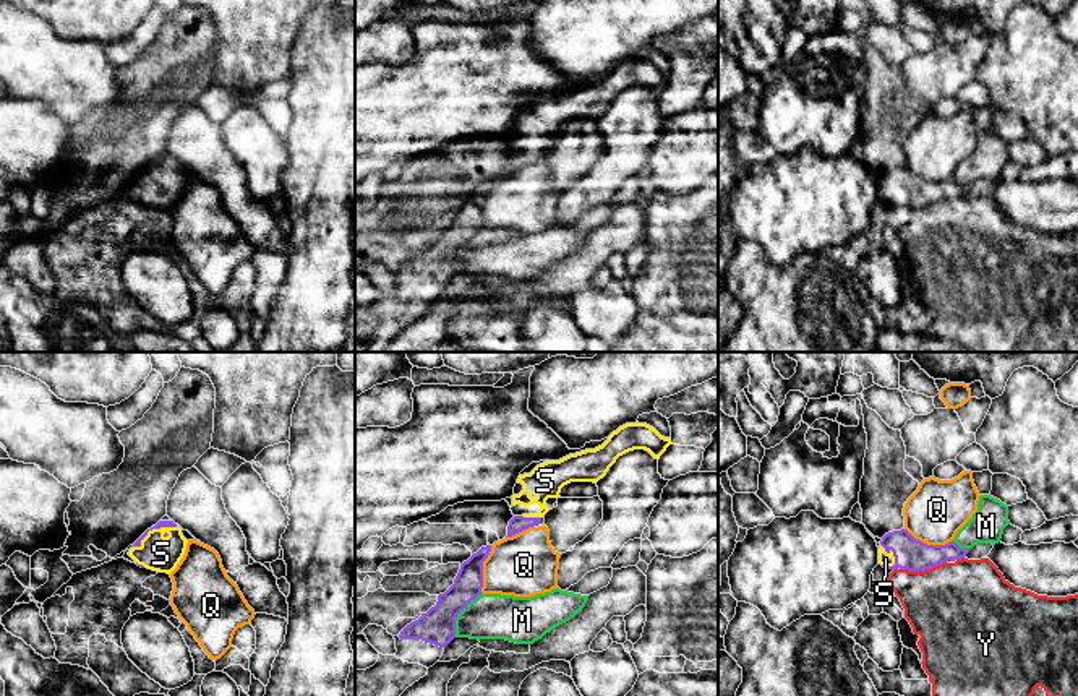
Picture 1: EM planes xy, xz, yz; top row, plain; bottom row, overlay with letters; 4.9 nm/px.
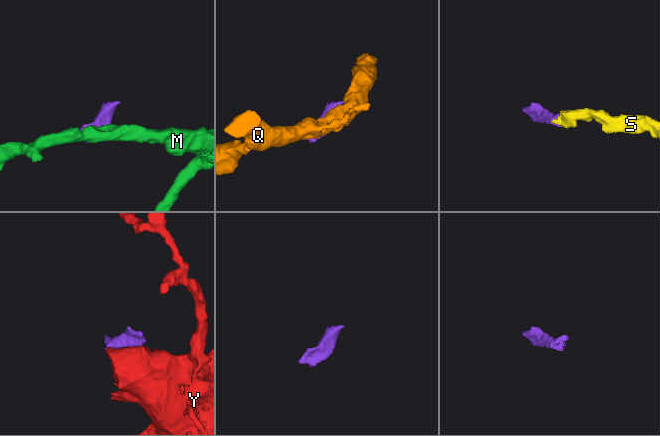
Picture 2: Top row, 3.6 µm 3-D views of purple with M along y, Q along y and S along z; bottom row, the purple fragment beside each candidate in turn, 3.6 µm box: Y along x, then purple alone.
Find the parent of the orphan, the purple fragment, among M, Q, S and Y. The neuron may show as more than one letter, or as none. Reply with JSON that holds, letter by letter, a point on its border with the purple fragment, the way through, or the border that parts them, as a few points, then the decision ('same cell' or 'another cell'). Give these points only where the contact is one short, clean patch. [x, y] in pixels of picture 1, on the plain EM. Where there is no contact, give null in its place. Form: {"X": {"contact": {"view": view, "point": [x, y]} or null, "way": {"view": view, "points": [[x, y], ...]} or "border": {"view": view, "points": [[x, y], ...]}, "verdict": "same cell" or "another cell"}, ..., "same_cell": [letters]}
{"M": {"contact": {"view": "xz", "point": [459, 249]}, "verdict": "another cell"}, "Q": {"contact": {"view": "yz", "point": [929, 182]}, "verdict": "another cell"}, "S": {"contact": {"view": "xy", "point": [153, 164]}, "way": {"view": "xy", "points": [[159, 161], [153, 164], [161, 172], [161, 190]]}, "verdict": "same cell"}, "Y": {"contact": {"view": "yz", "point": [923, 206]}, "verdict": "another cell"}, "same_cell": ["S"]}

